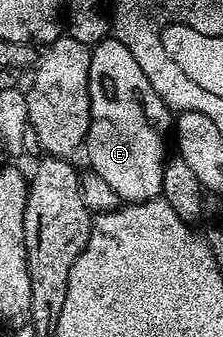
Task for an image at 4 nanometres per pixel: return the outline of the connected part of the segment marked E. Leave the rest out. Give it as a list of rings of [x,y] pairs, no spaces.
[[[106,38],[92,45],[89,53],[89,129],[85,135],[83,152],[89,155],[88,167],[111,186],[121,202],[141,204],[161,196],[165,156],[165,135],[171,132],[171,111],[151,90],[151,82],[135,62],[135,52],[126,41]]]

